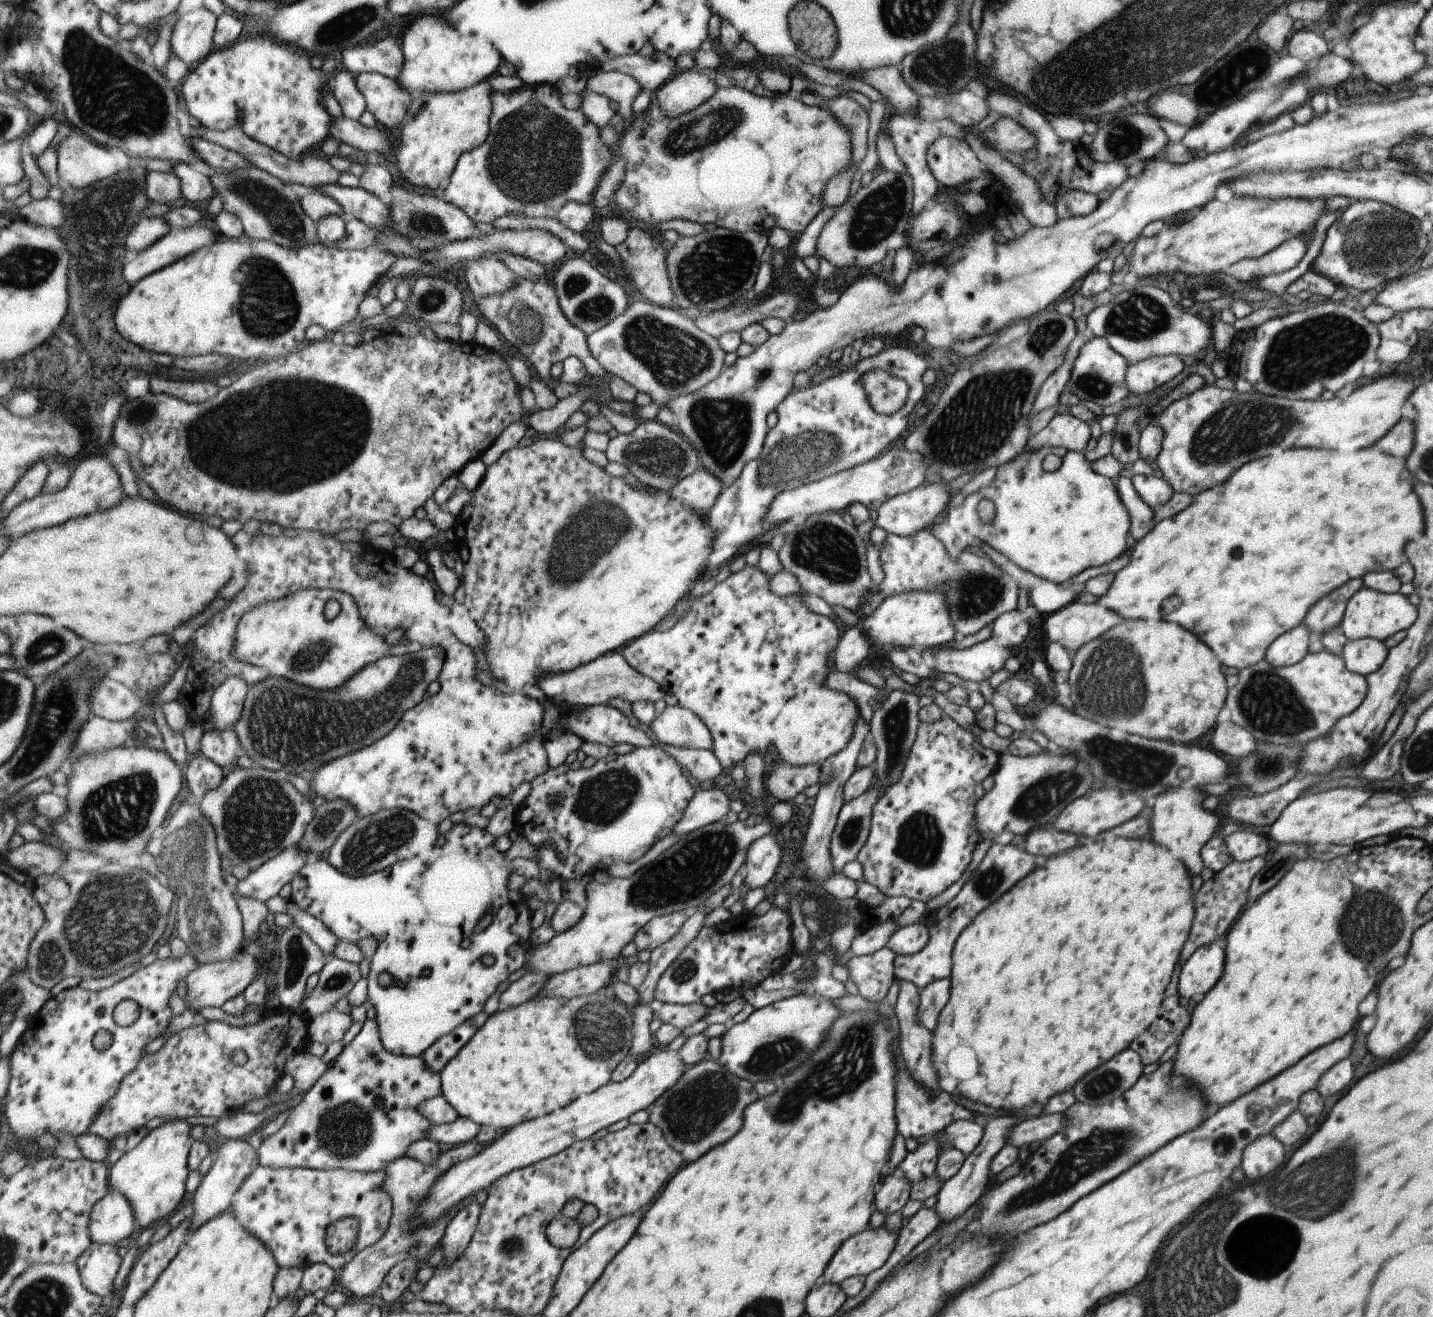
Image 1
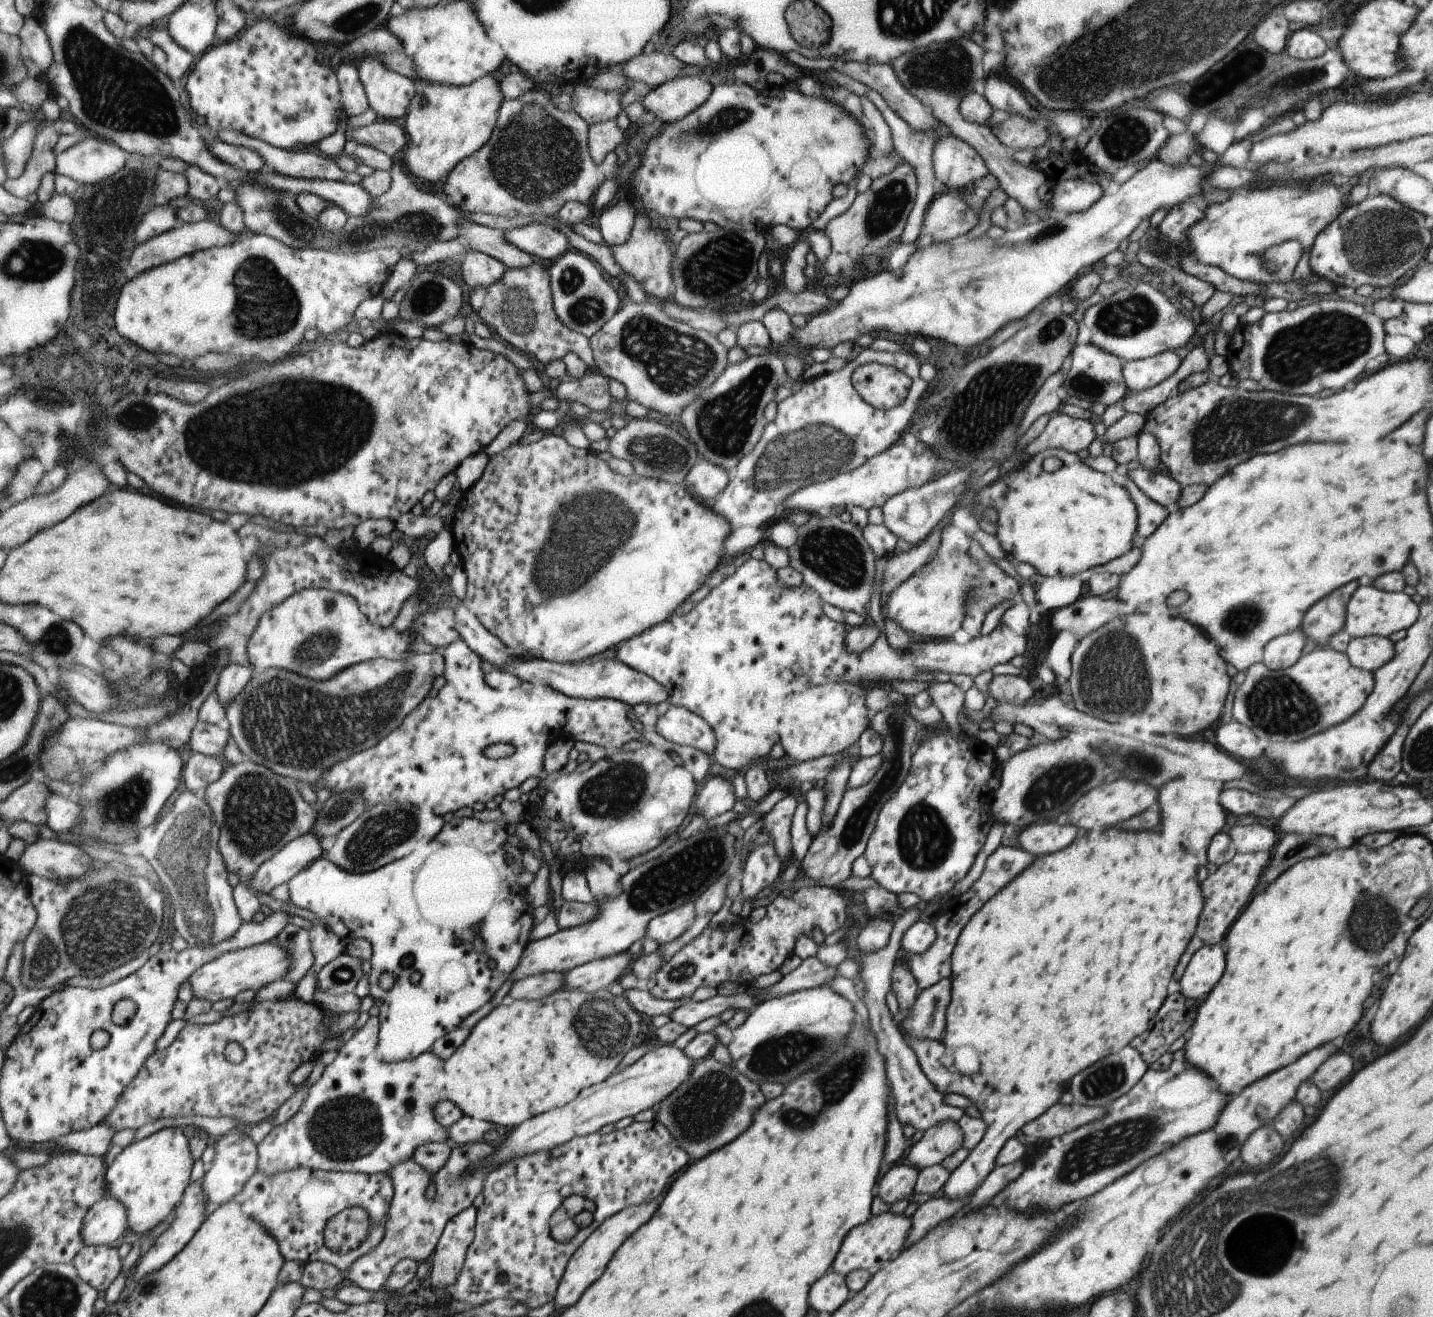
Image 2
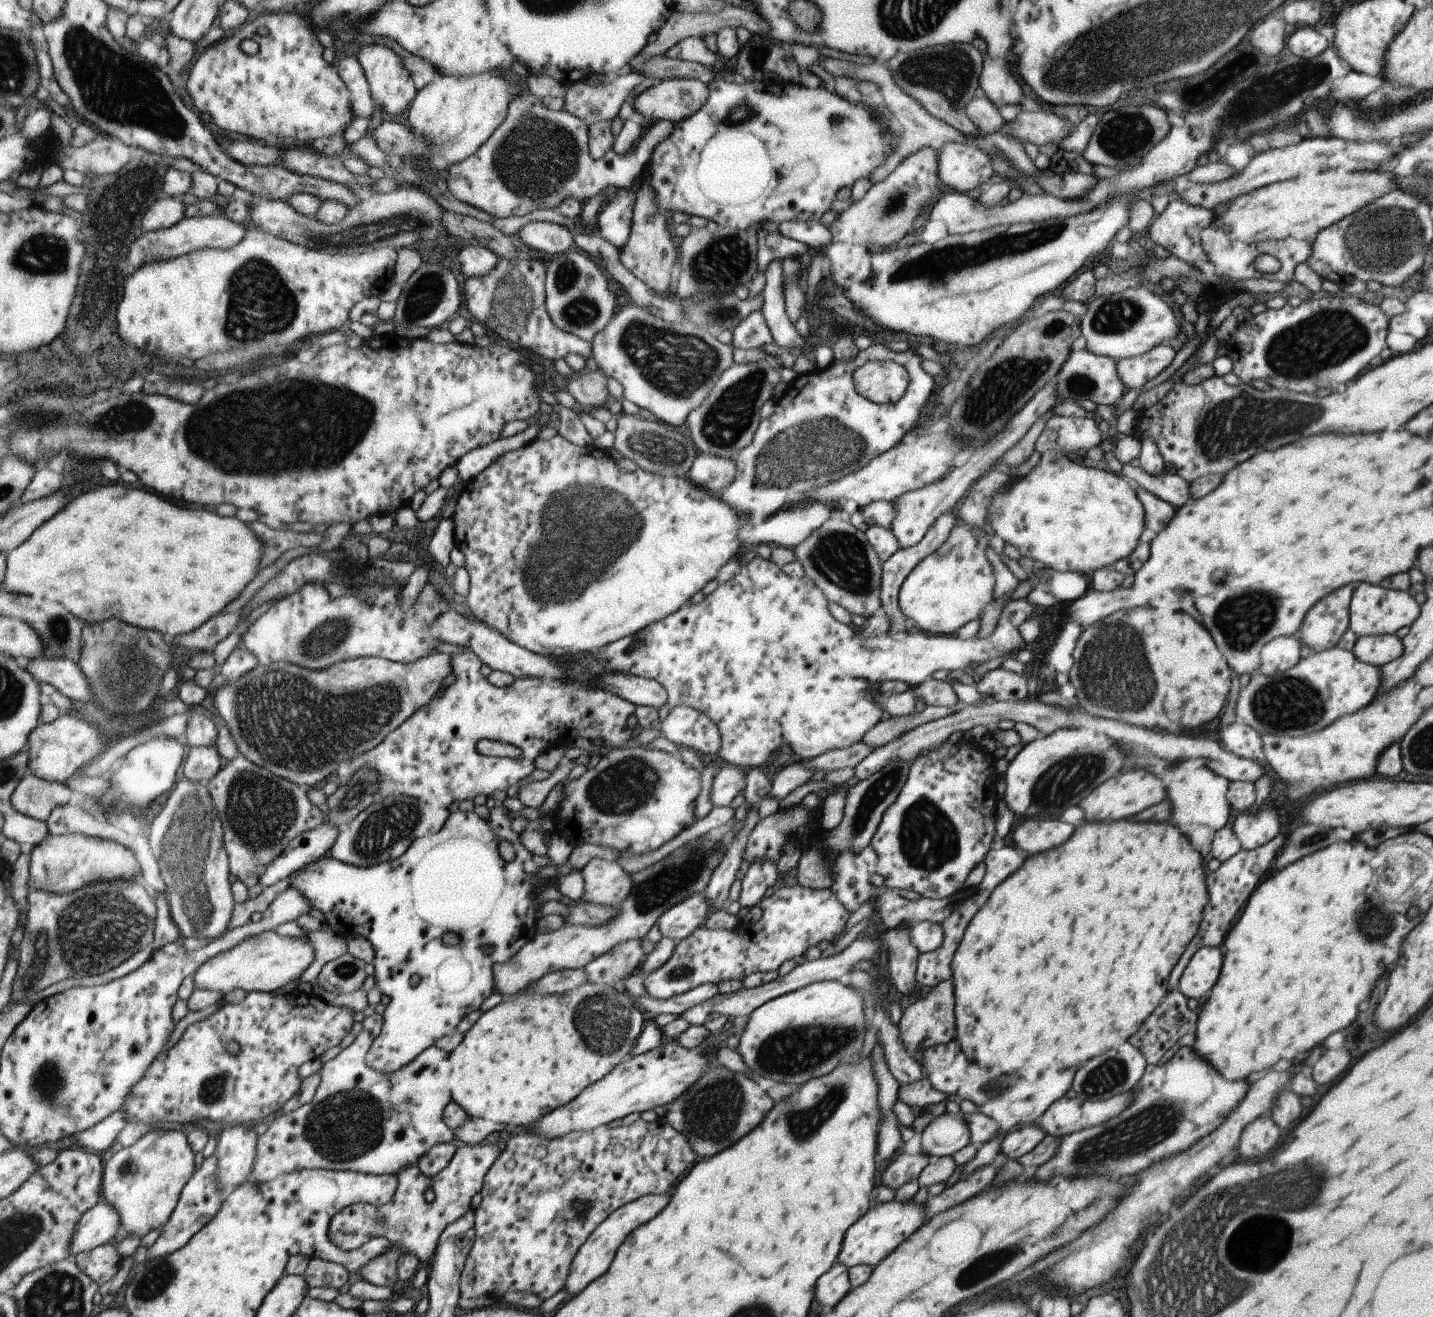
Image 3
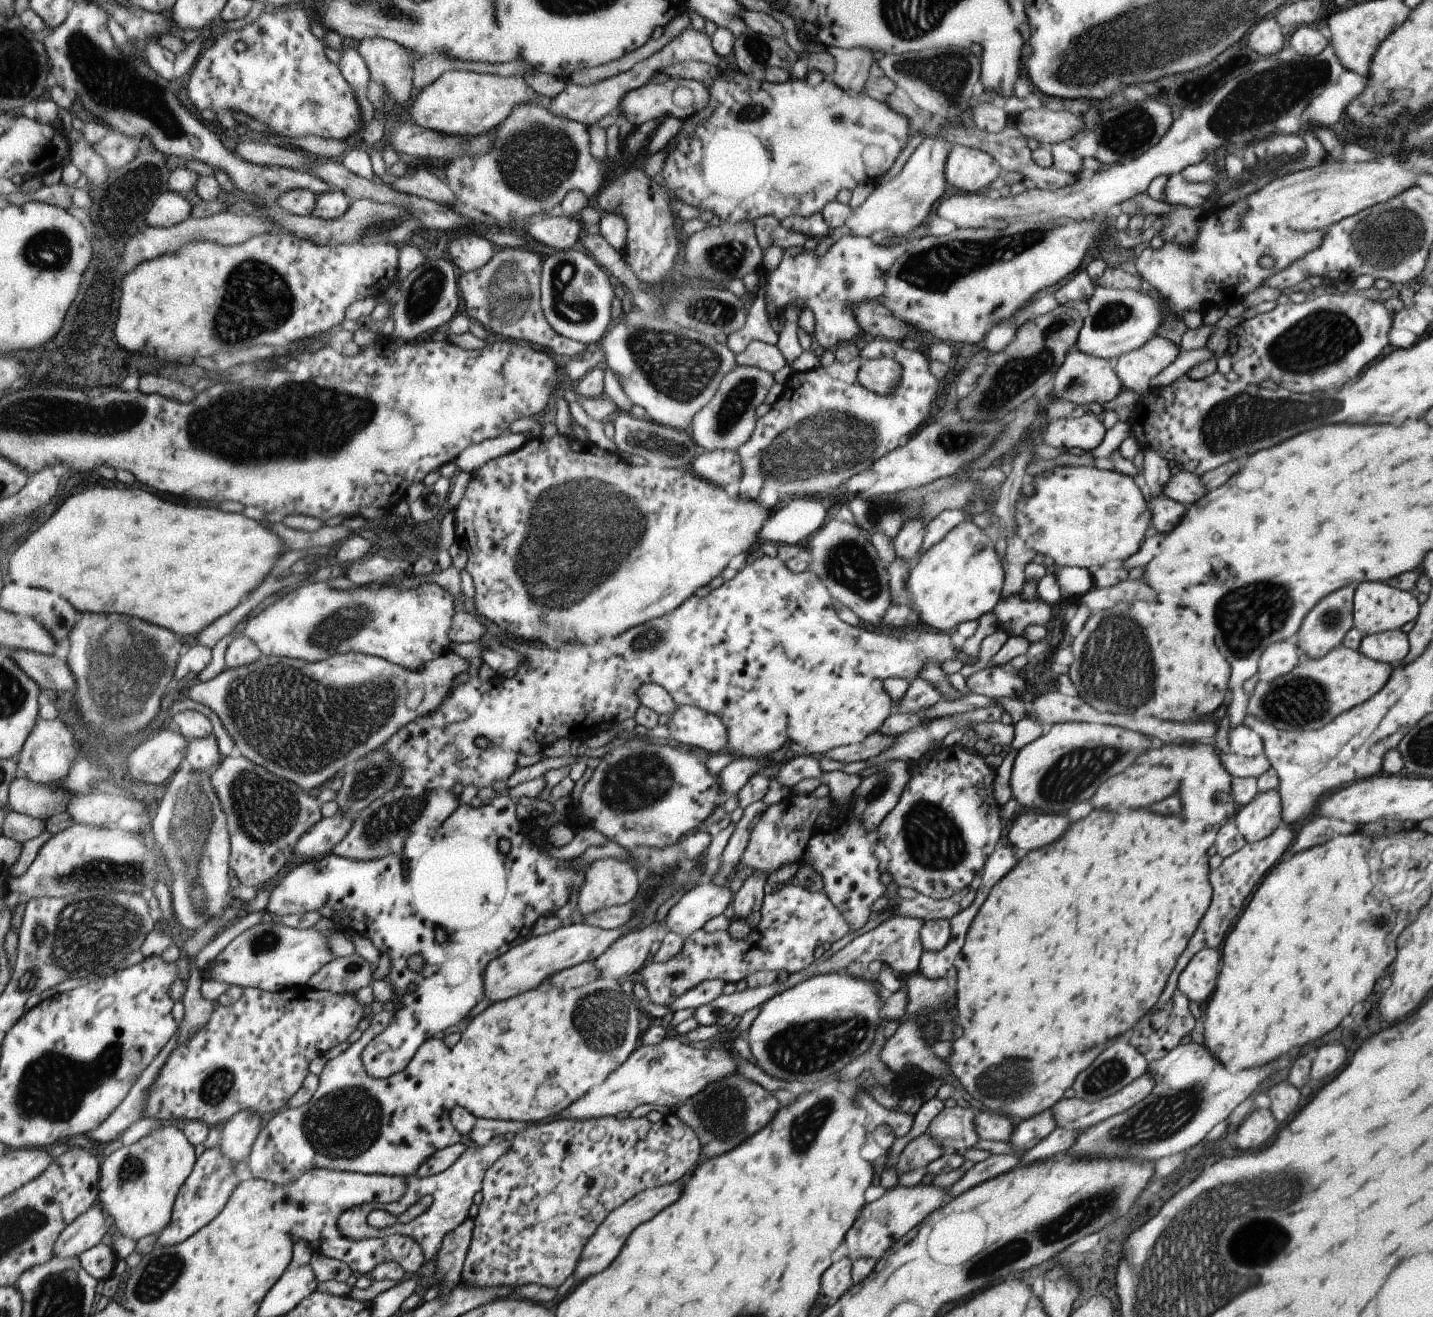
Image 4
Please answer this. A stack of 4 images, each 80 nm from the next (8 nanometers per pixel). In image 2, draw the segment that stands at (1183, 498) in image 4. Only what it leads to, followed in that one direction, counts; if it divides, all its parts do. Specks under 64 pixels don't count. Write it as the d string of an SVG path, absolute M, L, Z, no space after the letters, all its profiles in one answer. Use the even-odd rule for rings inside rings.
M1142 467L1129 471L1127 477L1149 497L1149 500L1157 502L1169 512L1176 510L1177 498L1182 487L1177 482L1173 482L1173 478L1147 471Z

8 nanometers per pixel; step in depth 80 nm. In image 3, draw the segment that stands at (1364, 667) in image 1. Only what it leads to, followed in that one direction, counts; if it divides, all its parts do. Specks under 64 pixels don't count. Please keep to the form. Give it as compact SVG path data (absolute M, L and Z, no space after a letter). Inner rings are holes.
M1395 633L1361 635L1356 638L1351 652L1359 662L1383 666L1403 654L1403 643Z

